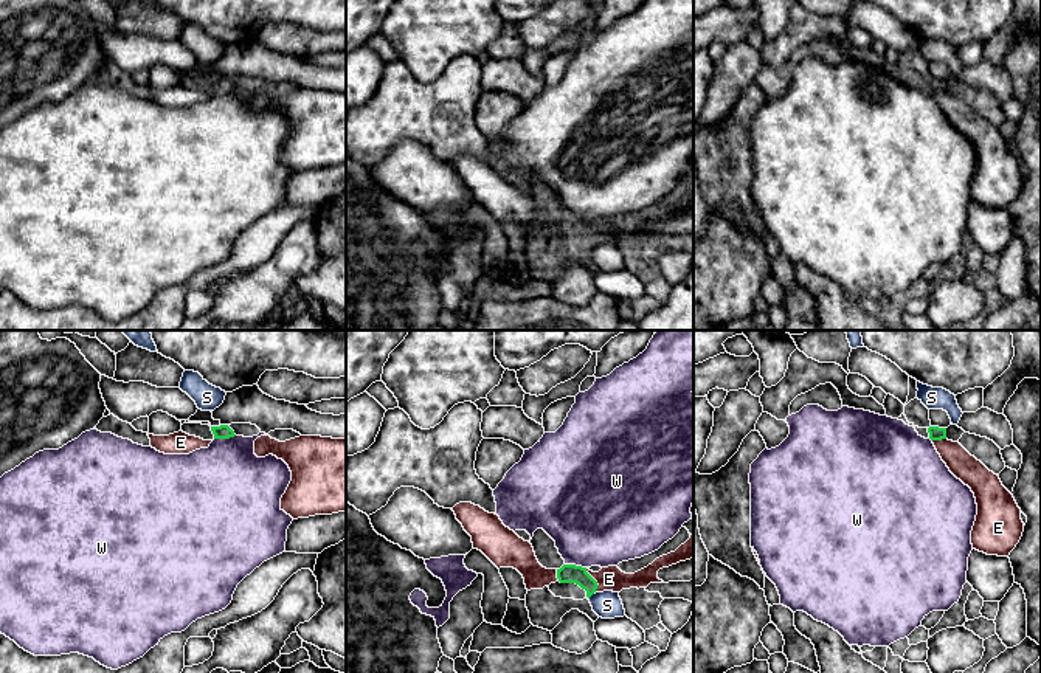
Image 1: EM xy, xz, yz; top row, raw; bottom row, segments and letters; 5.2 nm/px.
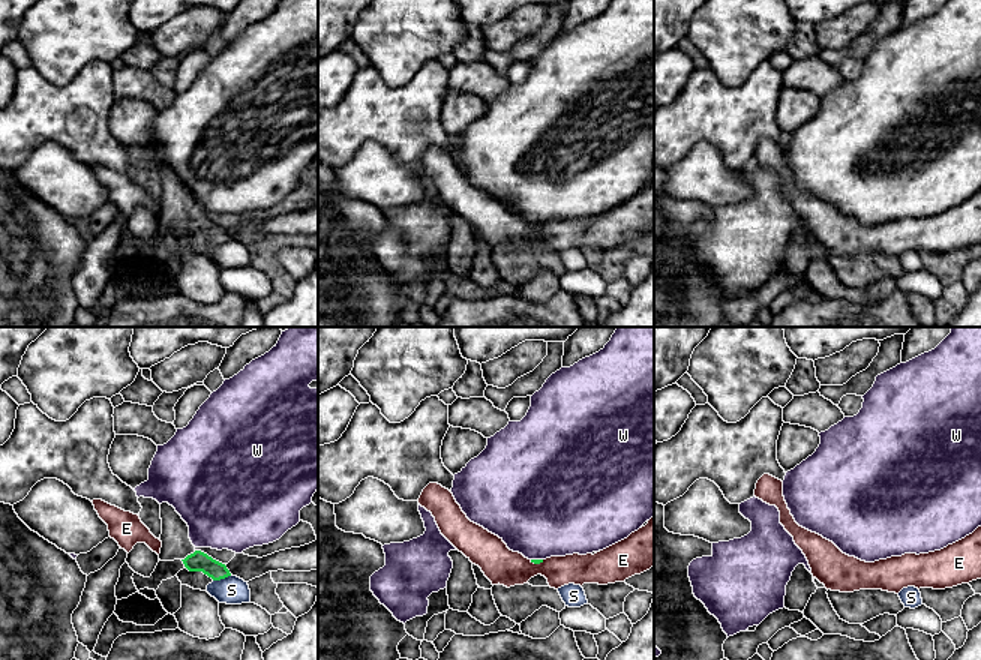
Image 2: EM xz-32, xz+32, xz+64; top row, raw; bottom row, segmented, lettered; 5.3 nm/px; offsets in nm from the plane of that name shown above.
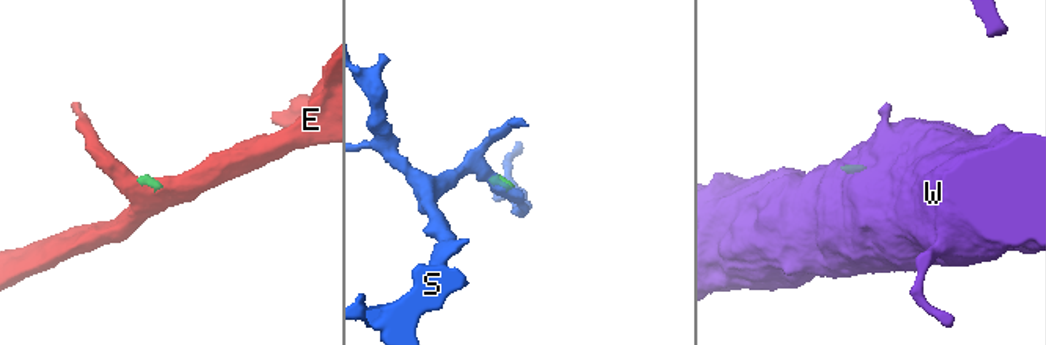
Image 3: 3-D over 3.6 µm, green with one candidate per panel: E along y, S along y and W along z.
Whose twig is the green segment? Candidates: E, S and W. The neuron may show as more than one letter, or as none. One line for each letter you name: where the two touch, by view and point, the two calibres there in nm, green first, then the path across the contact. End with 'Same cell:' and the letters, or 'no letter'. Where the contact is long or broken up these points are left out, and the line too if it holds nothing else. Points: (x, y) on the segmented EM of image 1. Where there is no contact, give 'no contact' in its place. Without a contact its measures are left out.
Same cell: no letter

